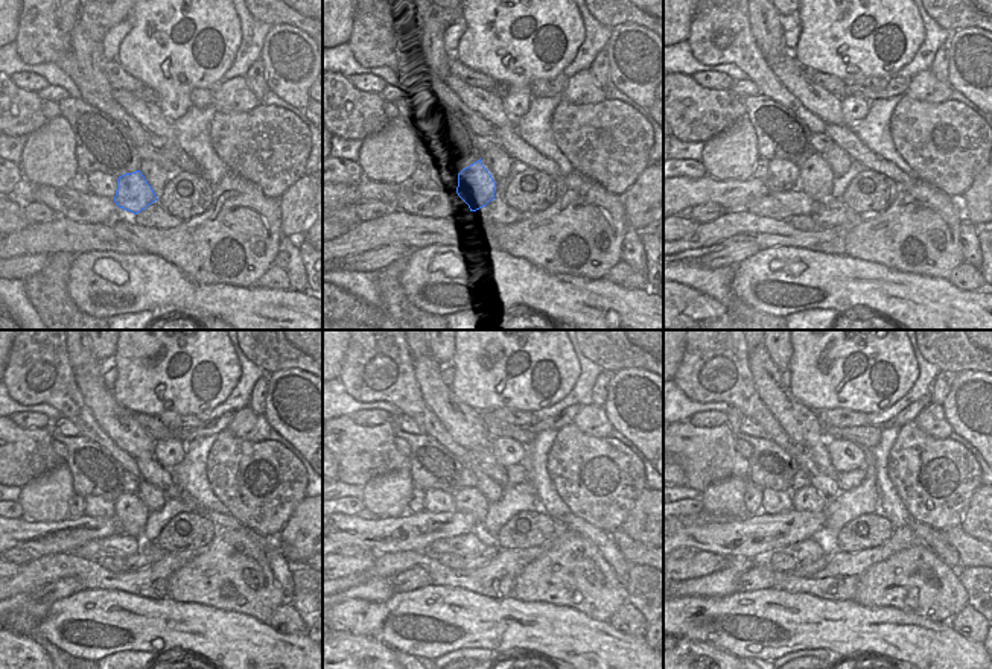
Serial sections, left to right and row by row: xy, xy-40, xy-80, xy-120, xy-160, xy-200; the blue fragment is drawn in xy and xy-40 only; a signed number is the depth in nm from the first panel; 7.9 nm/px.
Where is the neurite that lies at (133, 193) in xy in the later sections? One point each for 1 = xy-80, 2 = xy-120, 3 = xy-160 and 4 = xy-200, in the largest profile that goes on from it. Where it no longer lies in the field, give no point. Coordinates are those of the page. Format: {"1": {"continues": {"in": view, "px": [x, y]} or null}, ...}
{"1": {"continues": {"in": "xy-80", "px": [816, 178]}}, "2": {"continues": {"in": "xy-120", "px": [131, 511]}}, "3": {"continues": {"in": "xy-160", "px": [467, 499]}}, "4": {"continues": {"in": "xy-200", "px": [805, 499]}}}

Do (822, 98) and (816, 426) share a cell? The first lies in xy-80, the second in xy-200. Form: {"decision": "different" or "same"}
{"decision": "same"}

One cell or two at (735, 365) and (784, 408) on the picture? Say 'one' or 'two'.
two

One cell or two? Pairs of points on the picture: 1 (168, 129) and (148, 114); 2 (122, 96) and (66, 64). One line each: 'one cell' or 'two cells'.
1: one cell
2: two cells

